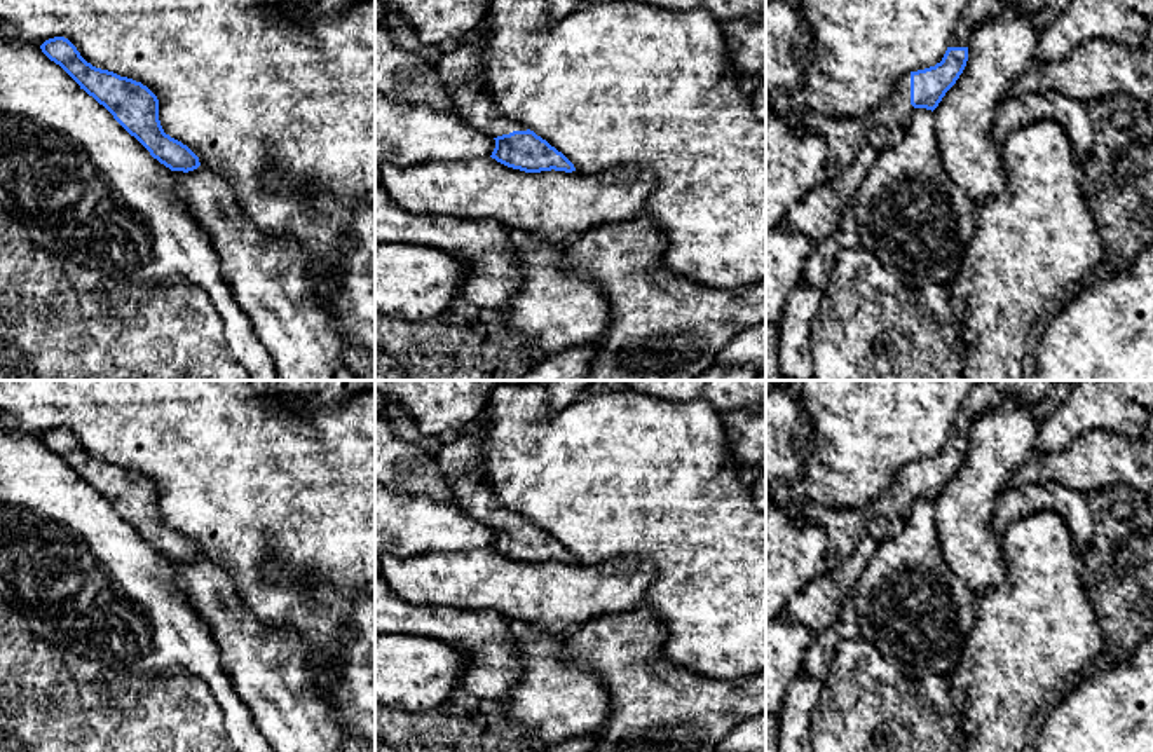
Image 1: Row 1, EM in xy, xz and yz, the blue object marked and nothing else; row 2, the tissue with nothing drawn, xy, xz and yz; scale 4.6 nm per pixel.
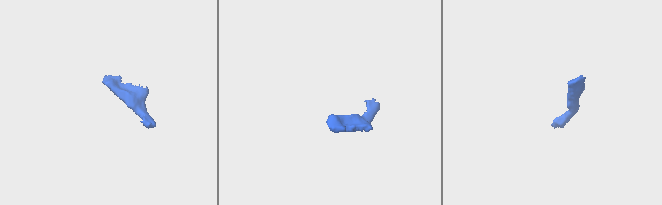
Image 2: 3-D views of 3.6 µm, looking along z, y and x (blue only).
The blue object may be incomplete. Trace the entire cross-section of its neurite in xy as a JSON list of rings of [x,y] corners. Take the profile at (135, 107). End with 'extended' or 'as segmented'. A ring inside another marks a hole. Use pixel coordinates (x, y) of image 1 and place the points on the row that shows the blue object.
[[[65,37],[45,40],[40,49],[80,89],[103,105],[160,164],[183,173],[201,166],[199,157],[187,145],[164,133],[159,120],[159,99],[147,85],[92,66]]]; as segmented

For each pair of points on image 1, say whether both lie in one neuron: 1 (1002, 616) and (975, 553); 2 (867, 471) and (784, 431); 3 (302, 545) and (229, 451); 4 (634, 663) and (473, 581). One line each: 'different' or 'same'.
1: different
2: different
3: same
4: different

